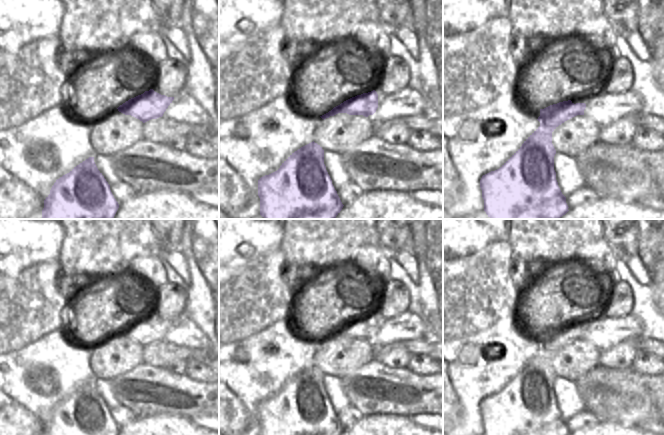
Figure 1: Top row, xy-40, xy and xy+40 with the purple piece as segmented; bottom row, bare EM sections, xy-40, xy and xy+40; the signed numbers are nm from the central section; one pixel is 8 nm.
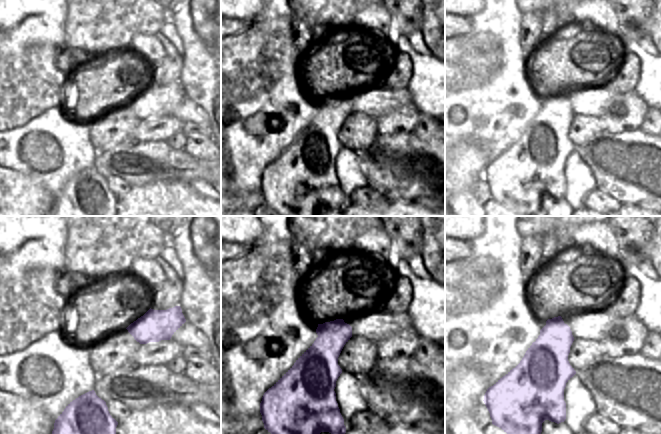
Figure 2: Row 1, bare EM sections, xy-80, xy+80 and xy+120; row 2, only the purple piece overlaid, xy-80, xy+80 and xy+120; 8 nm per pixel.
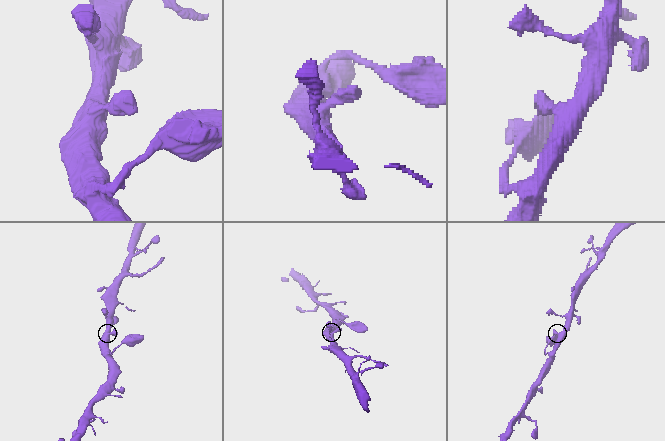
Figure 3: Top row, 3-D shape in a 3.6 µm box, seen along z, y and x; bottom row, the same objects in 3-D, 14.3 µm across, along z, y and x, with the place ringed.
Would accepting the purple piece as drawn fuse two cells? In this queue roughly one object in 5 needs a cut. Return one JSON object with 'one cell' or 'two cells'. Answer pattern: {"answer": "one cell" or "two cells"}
{"answer": "one cell"}

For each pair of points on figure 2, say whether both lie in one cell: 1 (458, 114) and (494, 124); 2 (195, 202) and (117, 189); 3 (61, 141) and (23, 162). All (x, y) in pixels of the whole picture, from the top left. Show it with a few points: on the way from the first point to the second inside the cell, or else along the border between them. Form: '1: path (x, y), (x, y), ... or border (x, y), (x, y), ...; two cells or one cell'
1: border (510, 116), (504, 127), (491, 118), (472, 140); two cells
2: border (132, 186), (126, 193), (117, 197); two cells
3: path (52, 150), (45, 157), (32, 157); one cell

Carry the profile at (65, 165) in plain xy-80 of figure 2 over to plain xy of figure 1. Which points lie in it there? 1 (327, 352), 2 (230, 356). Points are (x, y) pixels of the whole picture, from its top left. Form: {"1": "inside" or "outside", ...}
{"1": "outside", "2": "outside"}

